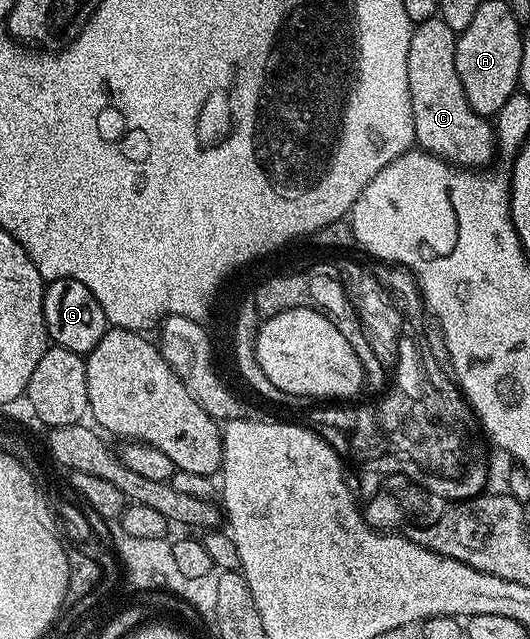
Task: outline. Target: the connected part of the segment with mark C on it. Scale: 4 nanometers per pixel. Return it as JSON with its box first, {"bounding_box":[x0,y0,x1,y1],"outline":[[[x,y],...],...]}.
{"bounding_box":[407,16,498,168],"outline":[[[438,16],[416,23],[411,36],[411,48],[407,51],[407,80],[411,92],[411,112],[413,113],[413,137],[416,145],[426,154],[434,154],[454,166],[466,168],[485,168],[498,153],[495,126],[488,117],[476,114],[467,104],[467,92],[463,92],[463,84],[459,80],[459,72],[455,68],[455,48],[457,34]]]}

